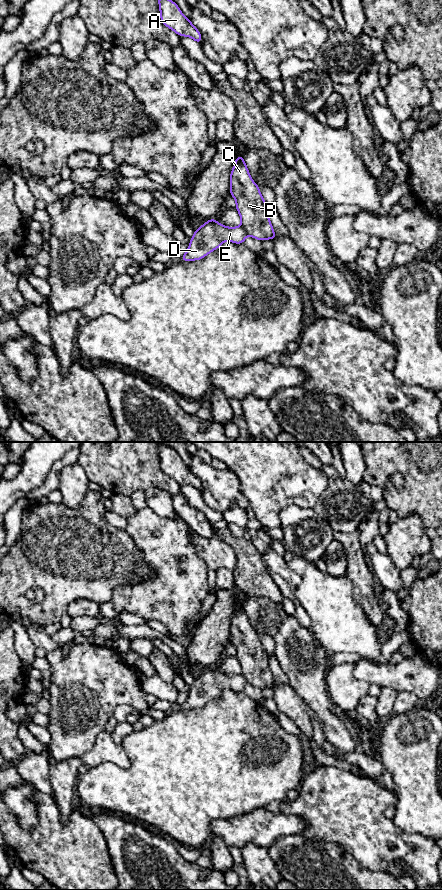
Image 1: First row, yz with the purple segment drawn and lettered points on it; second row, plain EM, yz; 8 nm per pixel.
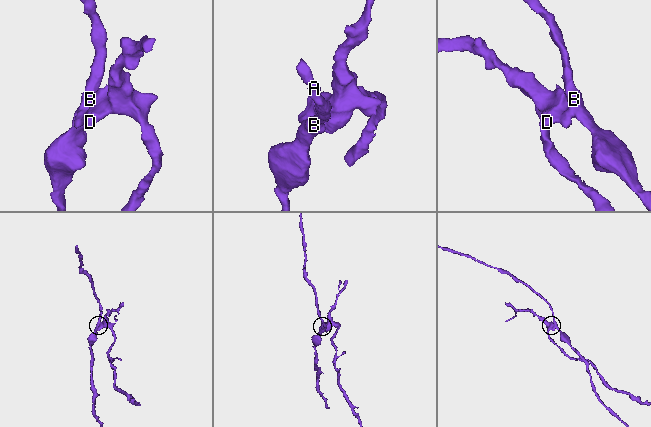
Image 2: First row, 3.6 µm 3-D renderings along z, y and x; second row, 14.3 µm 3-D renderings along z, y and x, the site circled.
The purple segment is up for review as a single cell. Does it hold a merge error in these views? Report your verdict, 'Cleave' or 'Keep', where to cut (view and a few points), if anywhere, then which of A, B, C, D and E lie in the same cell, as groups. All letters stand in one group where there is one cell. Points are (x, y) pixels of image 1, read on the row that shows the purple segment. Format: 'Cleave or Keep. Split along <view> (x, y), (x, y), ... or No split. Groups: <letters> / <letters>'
Cleave. Split along yz (241, 224), (247, 234). Groups: A B C / D E

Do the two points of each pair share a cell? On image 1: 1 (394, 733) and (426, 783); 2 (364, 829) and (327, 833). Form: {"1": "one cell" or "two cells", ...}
{"1": "one cell", "2": "one cell"}

